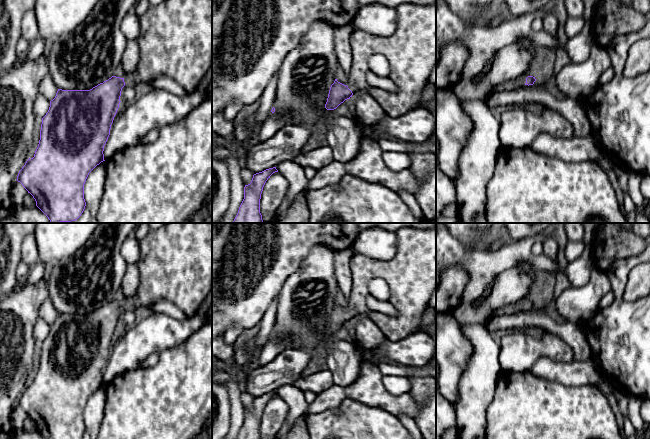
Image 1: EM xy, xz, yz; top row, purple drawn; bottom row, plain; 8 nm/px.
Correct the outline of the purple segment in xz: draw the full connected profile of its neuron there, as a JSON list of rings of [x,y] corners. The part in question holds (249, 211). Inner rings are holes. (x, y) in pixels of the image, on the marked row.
[[[276,167],[253,175],[250,184],[244,187],[244,199],[233,223],[263,223],[260,213],[260,199],[263,187],[270,176],[278,172]]]

